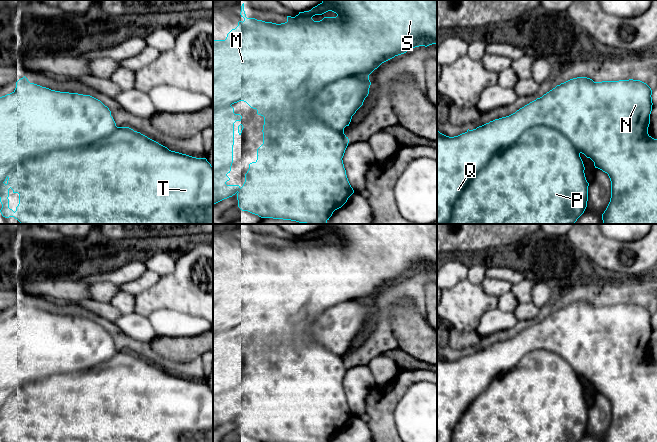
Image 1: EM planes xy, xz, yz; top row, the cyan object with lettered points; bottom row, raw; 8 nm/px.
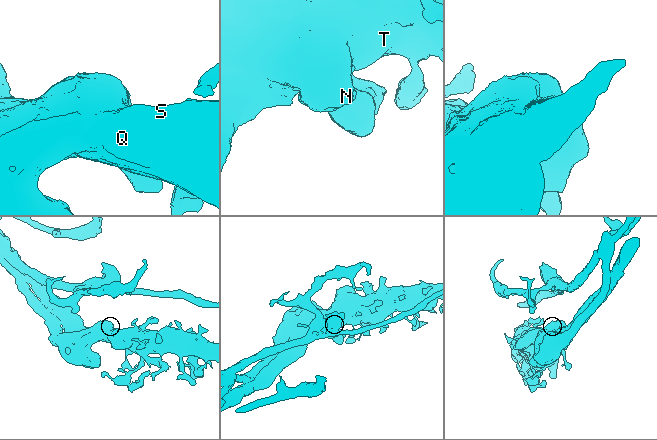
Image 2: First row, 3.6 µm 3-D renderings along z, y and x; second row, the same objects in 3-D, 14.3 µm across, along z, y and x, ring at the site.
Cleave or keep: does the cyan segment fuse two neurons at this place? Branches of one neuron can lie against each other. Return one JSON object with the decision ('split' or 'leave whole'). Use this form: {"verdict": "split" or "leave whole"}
{"verdict": "split"}

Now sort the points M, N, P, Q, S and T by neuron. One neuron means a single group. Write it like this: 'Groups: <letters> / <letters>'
Groups: M N Q S / P T

